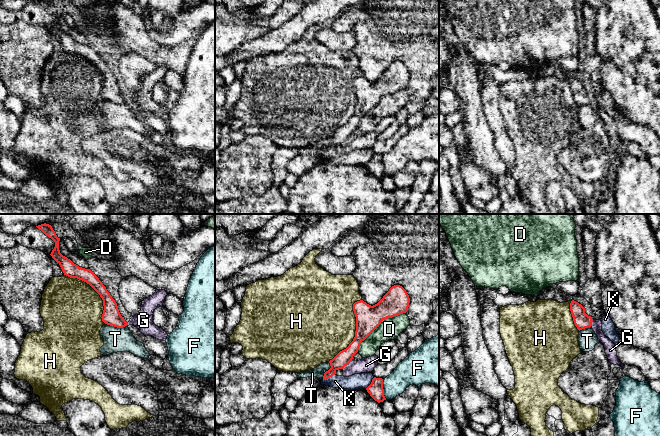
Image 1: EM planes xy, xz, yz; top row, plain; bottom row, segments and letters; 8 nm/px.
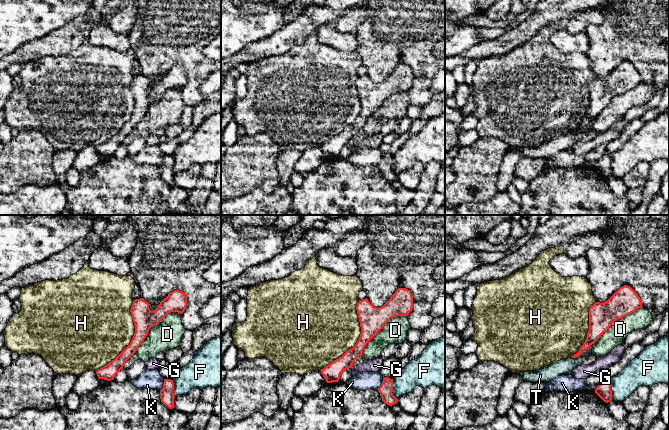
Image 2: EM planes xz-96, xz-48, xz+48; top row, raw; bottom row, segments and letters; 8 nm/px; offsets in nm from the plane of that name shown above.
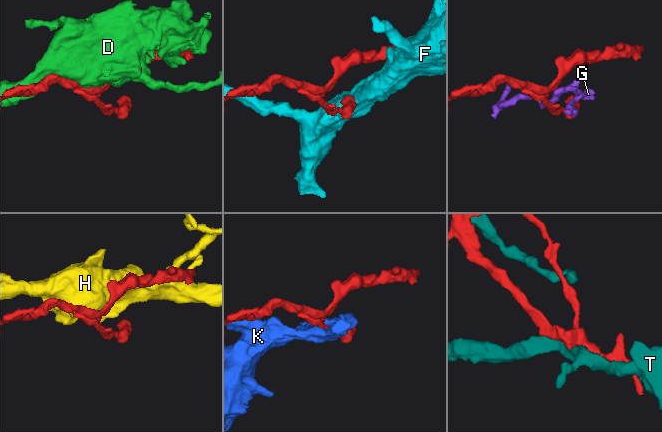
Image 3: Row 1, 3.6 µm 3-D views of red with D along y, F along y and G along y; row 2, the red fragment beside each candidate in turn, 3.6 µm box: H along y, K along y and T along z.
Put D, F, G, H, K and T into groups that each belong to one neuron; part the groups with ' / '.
D / F / G / H / K / T

